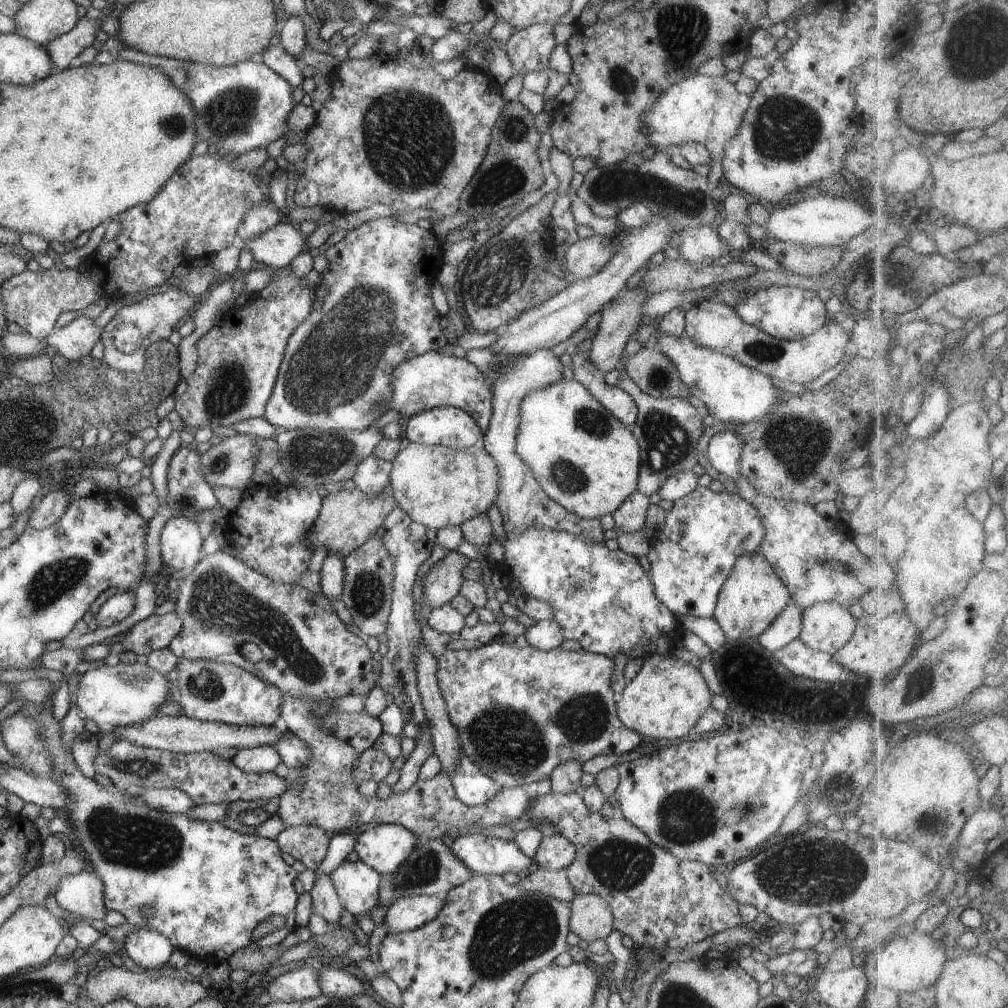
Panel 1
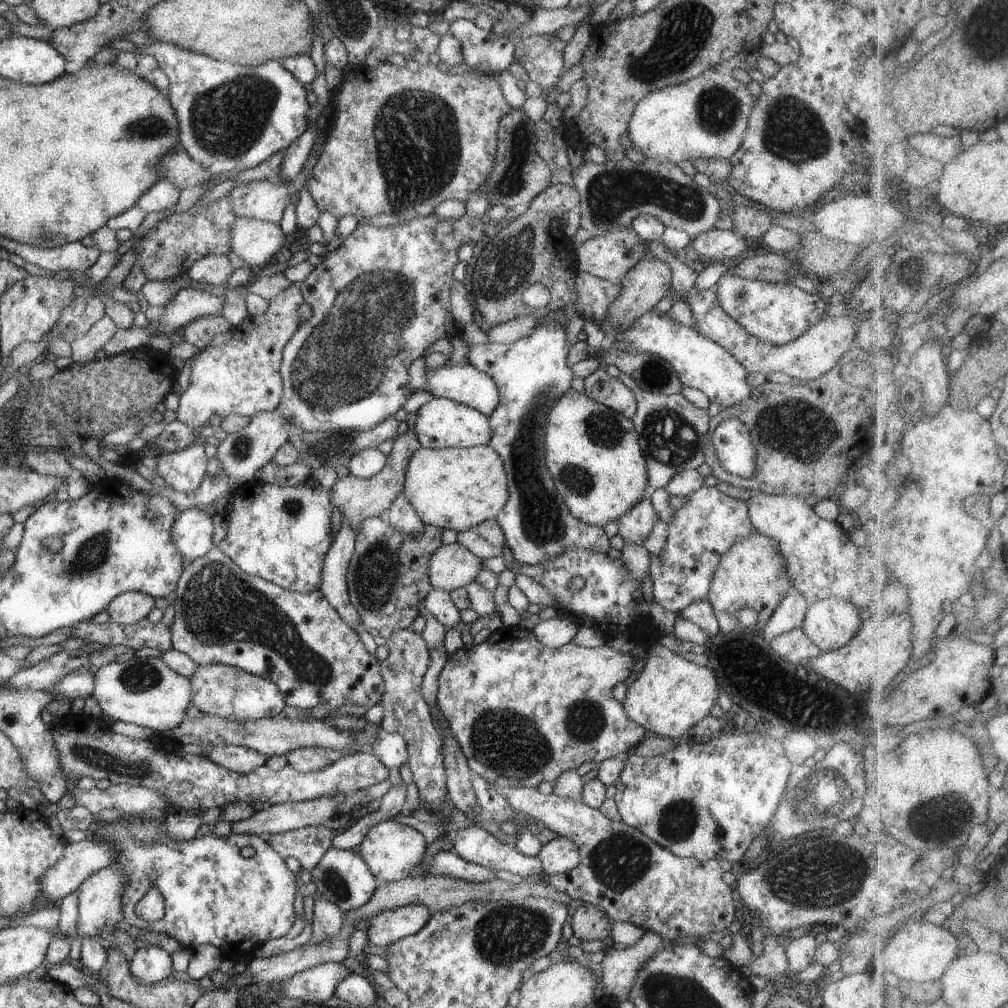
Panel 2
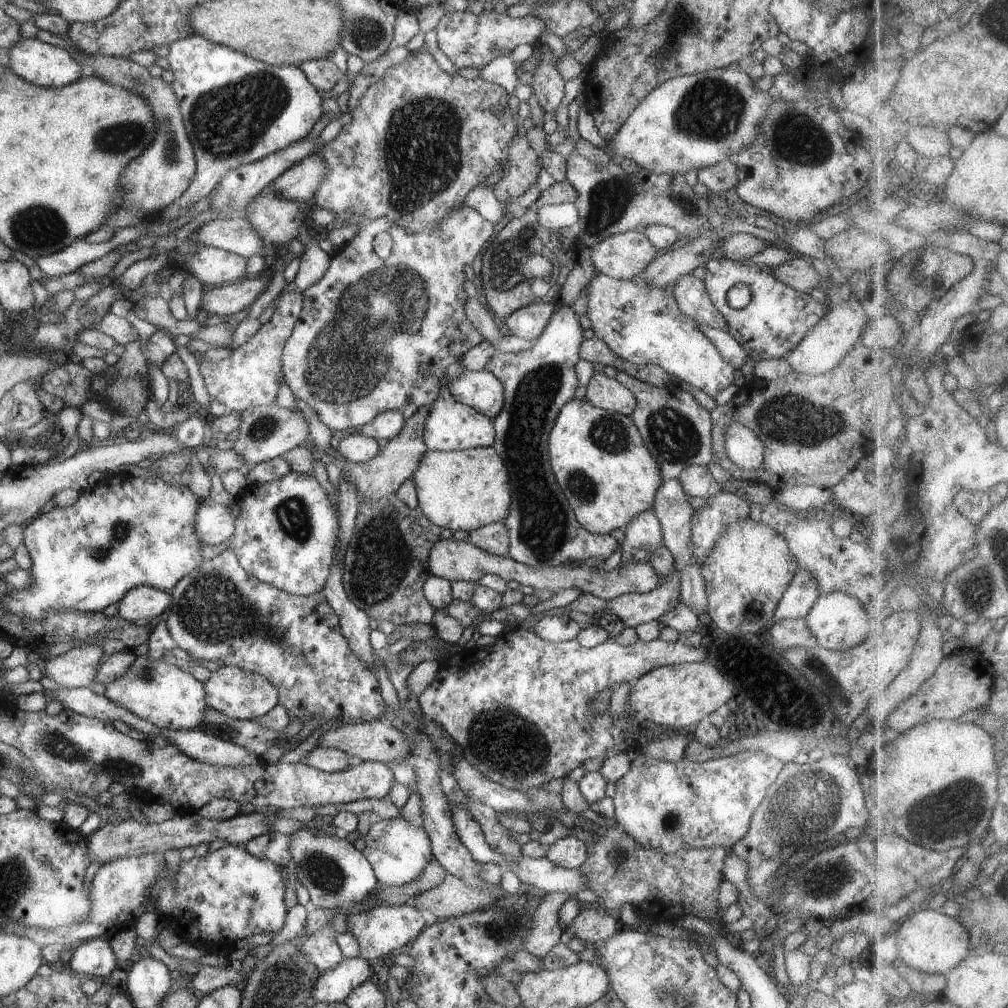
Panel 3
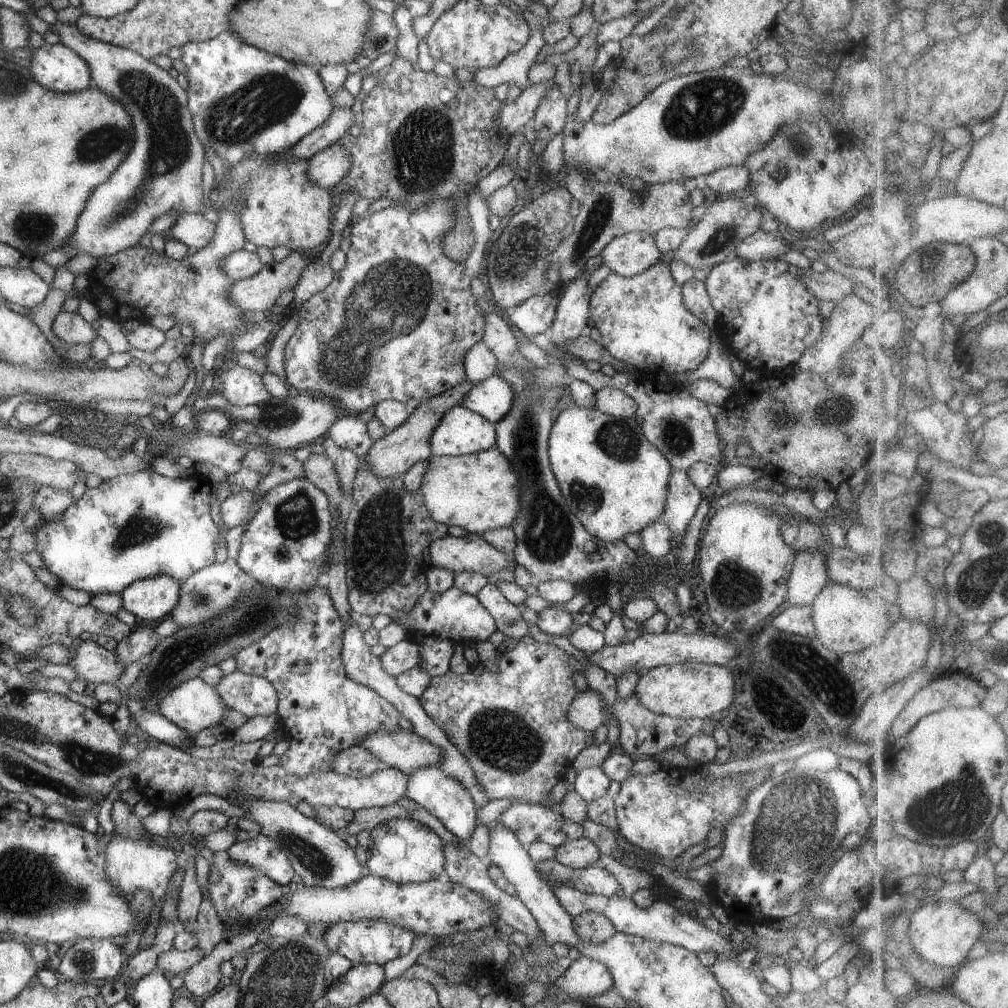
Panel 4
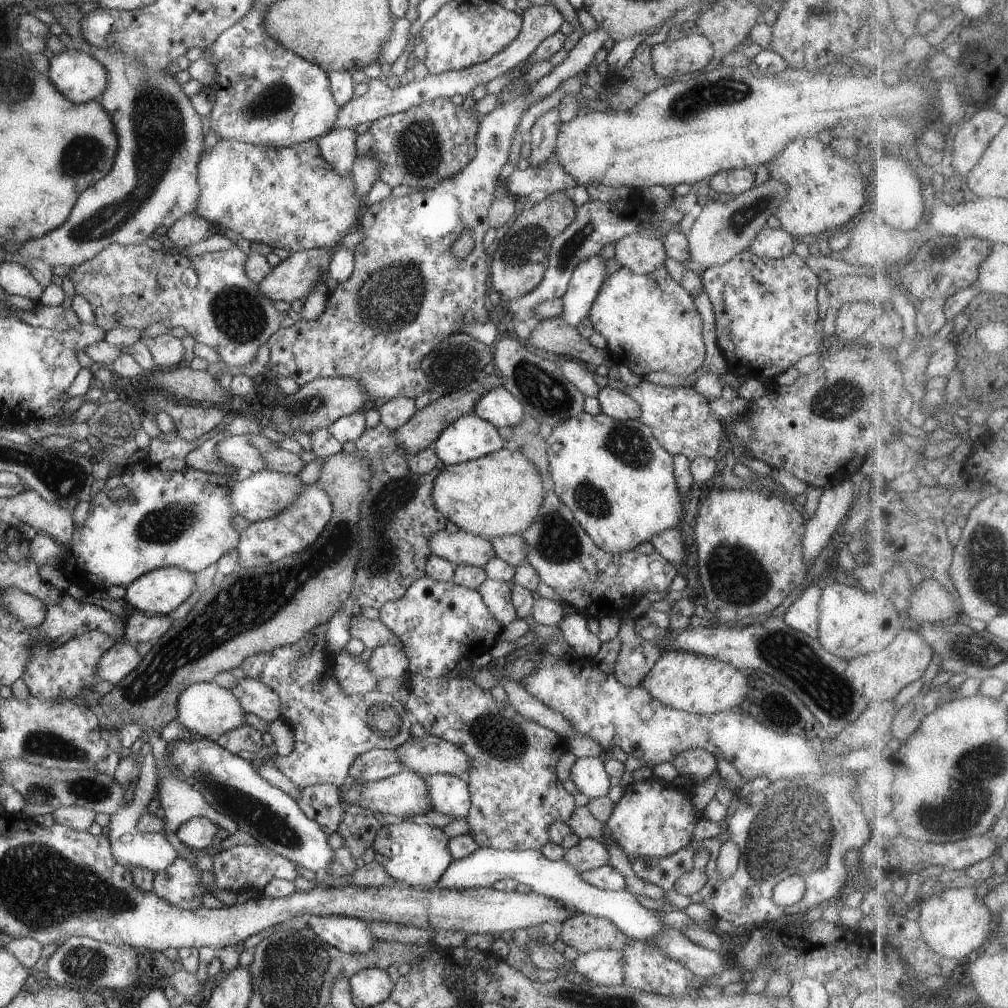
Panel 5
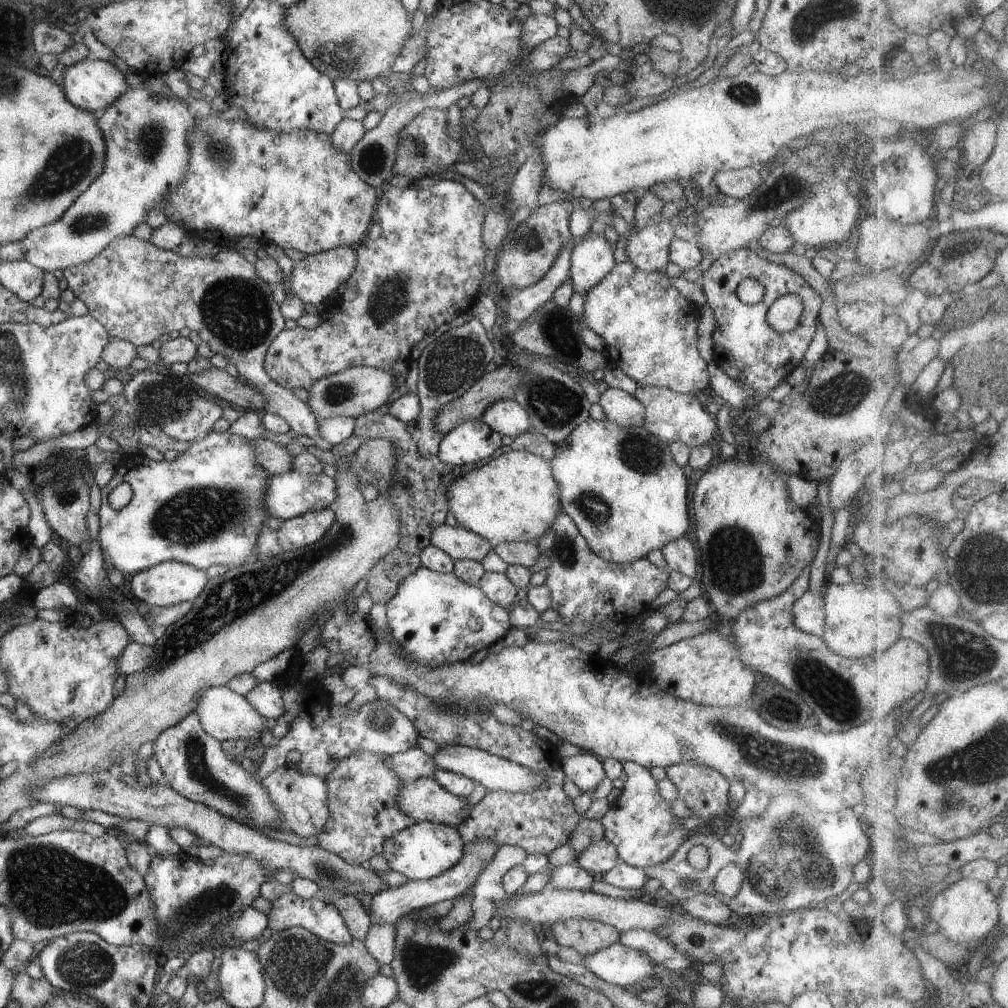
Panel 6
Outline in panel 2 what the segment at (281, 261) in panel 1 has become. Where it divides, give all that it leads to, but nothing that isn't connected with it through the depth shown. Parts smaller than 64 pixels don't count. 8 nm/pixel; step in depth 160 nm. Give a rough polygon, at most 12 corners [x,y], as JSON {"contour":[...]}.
{"contour":[[236,217],[230,251],[250,268],[286,242],[279,224]]}

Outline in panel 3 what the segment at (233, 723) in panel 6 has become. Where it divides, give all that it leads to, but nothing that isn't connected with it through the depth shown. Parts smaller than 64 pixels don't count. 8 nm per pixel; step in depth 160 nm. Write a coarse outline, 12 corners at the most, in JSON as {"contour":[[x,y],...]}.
{"contour":[[137,656],[103,696],[162,730],[206,724],[204,685]]}

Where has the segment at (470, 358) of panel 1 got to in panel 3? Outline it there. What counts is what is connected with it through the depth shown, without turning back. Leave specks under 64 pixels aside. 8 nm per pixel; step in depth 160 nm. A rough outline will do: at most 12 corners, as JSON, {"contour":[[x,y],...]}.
{"contour":[[571,306],[536,344],[486,364],[503,382],[494,450],[511,488],[509,555],[606,560],[551,469],[549,434],[579,386]]}

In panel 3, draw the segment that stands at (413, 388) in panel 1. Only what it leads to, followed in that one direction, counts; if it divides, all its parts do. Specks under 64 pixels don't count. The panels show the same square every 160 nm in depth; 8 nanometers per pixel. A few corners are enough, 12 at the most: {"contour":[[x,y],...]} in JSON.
{"contour":[[464,369],[449,384],[458,402],[494,420],[503,382]]}

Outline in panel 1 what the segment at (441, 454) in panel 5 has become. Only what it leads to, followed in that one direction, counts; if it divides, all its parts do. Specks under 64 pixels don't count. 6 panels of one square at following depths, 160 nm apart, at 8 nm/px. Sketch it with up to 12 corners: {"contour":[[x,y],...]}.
{"contour":[[460,408],[409,419],[410,443],[462,449],[483,439]]}

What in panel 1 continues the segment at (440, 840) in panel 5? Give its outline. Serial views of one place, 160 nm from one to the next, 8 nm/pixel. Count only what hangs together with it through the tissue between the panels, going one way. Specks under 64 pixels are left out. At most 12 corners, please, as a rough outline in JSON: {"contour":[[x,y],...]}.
{"contour":[[398,824],[357,836],[359,861],[389,876],[414,852],[418,837]]}

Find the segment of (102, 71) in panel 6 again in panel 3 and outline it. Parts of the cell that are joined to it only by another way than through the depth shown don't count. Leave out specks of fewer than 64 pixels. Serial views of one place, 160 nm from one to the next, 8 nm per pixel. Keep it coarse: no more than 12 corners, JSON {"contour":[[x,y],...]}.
{"contour":[[37,38],[9,50],[8,66],[42,87],[61,89],[83,74],[66,48]]}

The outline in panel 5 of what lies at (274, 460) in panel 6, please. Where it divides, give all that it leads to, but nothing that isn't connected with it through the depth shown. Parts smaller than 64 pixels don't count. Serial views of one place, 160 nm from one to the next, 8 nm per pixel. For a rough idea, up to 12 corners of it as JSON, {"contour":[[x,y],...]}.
{"contour":[[230,435],[216,446],[226,466],[266,469],[263,454],[246,435]]}

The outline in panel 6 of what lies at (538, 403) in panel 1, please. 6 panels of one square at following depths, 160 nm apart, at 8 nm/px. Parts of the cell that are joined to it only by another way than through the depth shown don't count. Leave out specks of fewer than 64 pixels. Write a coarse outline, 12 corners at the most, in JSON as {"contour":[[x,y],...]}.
{"contour":[[589,417],[549,461],[563,512],[628,564],[690,528],[683,468]]}

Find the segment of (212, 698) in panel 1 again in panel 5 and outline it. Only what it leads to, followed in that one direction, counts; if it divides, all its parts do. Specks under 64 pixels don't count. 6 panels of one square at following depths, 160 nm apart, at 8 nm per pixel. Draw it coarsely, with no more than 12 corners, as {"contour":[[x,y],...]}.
{"contour":[[245,677],[232,692],[247,714],[281,716],[278,693]]}

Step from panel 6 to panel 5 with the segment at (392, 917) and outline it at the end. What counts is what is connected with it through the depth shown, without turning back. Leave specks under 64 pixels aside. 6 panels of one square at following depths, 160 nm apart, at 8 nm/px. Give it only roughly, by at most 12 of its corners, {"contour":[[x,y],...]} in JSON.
{"contour":[[479,847],[434,888],[505,878],[578,913],[611,920],[632,941],[670,927],[626,889],[592,886],[540,851]]}

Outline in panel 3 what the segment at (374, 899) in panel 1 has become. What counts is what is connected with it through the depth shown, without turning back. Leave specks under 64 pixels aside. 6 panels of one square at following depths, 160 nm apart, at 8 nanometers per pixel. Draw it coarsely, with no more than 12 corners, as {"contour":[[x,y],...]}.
{"contour":[[288,836],[308,911],[346,909],[379,886],[348,839]]}

